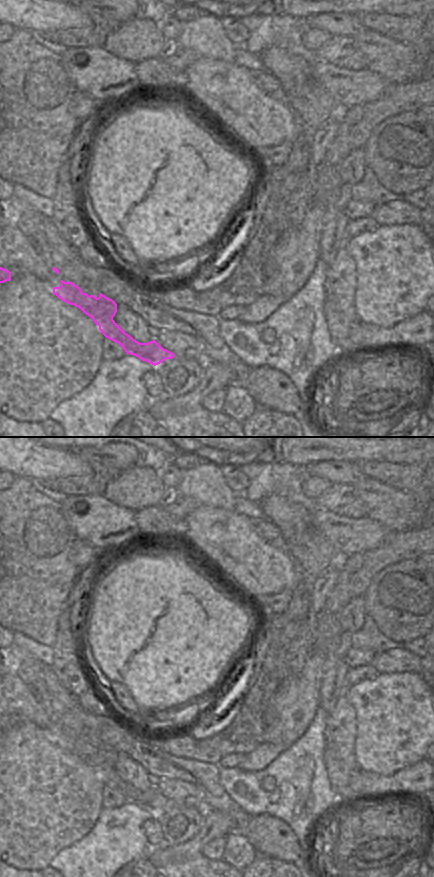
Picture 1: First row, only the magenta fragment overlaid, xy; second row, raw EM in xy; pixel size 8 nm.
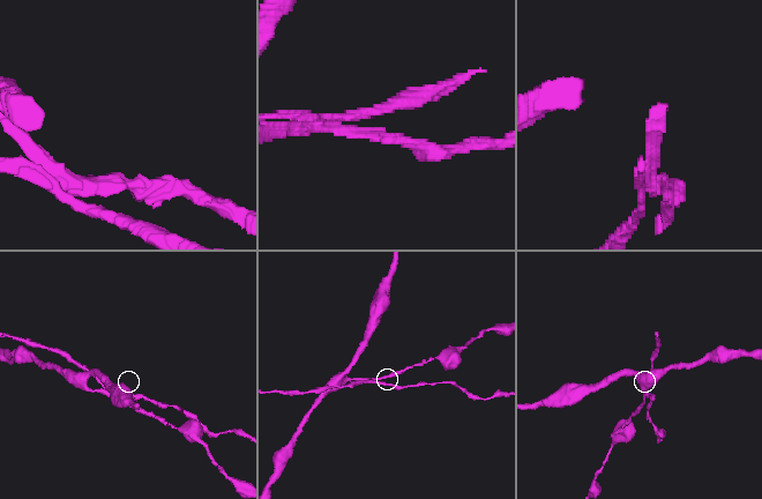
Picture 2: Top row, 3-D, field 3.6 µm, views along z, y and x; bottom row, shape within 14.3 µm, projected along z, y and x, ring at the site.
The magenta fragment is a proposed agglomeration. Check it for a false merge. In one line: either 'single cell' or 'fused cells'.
fused cells

